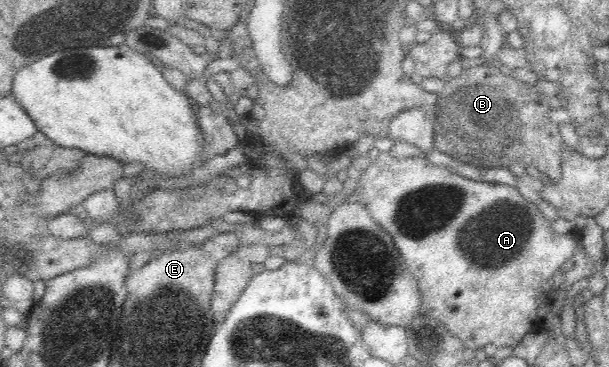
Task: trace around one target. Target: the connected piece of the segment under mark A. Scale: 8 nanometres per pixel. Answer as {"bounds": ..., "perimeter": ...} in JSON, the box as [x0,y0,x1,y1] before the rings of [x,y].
{"bounds":[354,153,579,349],"perimeter":[[[381,153],[375,160],[362,163],[359,171],[355,174],[357,186],[354,193],[358,201],[367,206],[369,216],[373,222],[377,222],[385,232],[389,233],[395,241],[395,247],[403,259],[403,267],[409,269],[411,275],[419,281],[419,292],[423,305],[420,314],[436,318],[447,330],[457,337],[465,349],[485,349],[489,344],[495,348],[515,347],[527,333],[539,331],[540,321],[546,321],[543,310],[543,283],[553,277],[556,271],[564,269],[571,261],[574,251],[577,250],[579,238],[572,233],[558,234],[551,228],[552,218],[547,218],[540,212],[539,207],[525,199],[515,186],[501,185],[500,183],[475,183],[471,179],[463,179],[459,175],[453,175],[448,170],[441,171],[437,165],[433,165],[426,157],[393,157],[391,153]]]}

